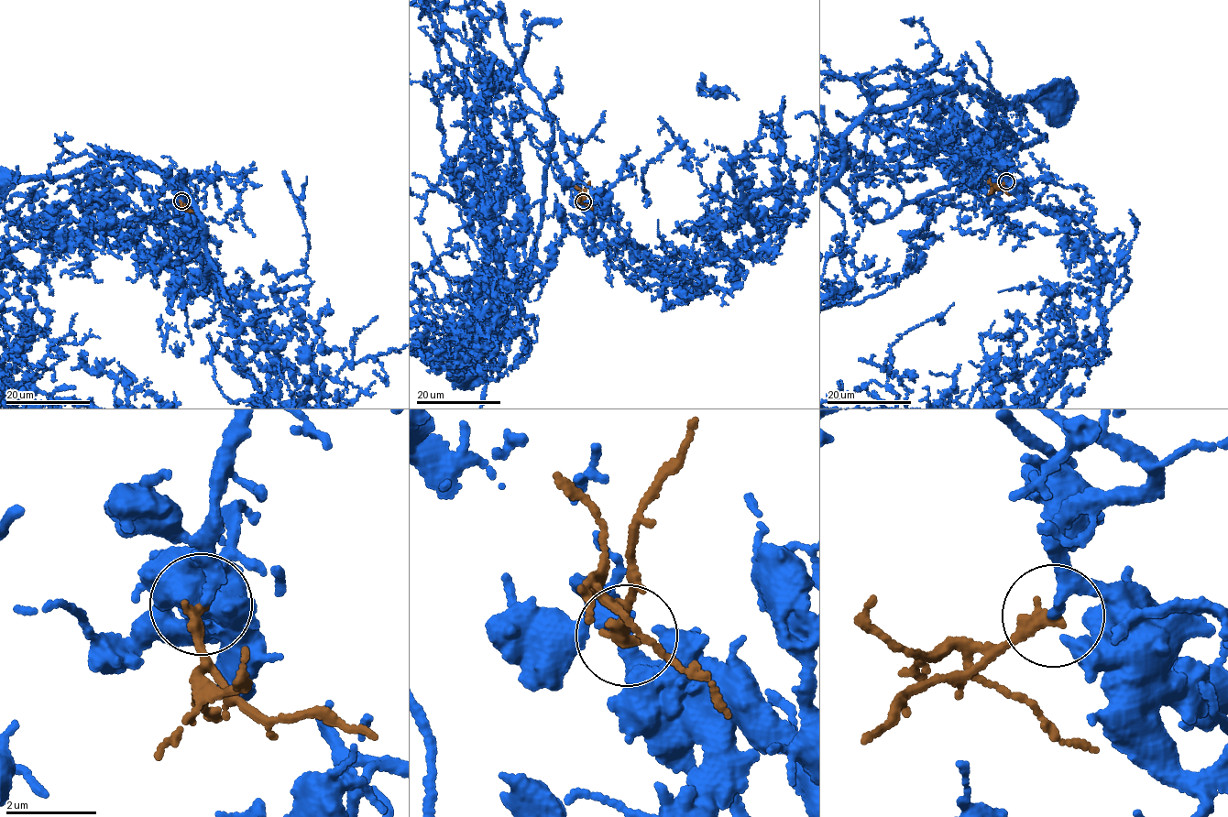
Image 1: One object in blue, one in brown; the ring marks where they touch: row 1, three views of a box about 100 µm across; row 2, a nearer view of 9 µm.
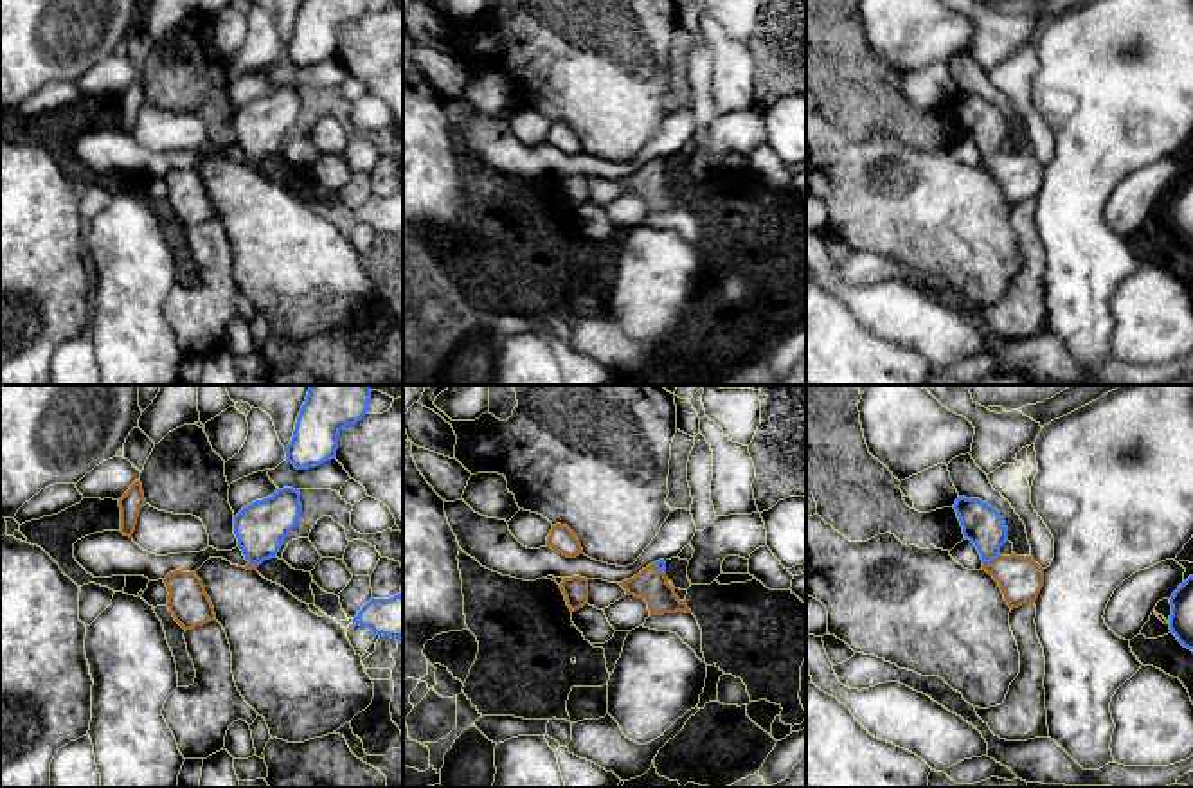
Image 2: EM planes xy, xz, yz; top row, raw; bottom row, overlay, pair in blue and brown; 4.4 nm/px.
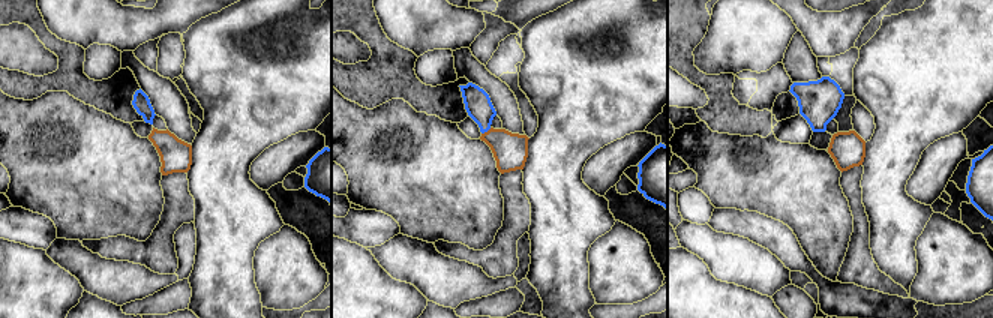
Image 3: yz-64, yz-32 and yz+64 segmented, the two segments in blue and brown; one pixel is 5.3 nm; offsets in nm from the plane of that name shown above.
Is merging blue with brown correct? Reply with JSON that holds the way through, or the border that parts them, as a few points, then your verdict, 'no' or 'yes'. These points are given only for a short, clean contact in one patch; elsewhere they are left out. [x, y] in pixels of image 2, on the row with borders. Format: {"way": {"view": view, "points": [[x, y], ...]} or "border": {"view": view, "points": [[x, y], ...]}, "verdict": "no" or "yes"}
{"way": {"view": "yz", "points": [[983, 526], [988, 533], [990, 560], [1021, 578]]}, "verdict": "yes"}

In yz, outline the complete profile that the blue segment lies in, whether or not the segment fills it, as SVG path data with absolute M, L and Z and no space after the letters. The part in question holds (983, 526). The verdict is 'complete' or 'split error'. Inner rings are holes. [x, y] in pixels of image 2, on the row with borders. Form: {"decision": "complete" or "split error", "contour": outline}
{"decision": "split error", "contour": "M959 497L954 504L963 534L982 560L982 570L999 583L1008 606L1035 603L1044 587L1044 569L1031 556L1002 556L1008 527L1000 513L979 498Z"}

